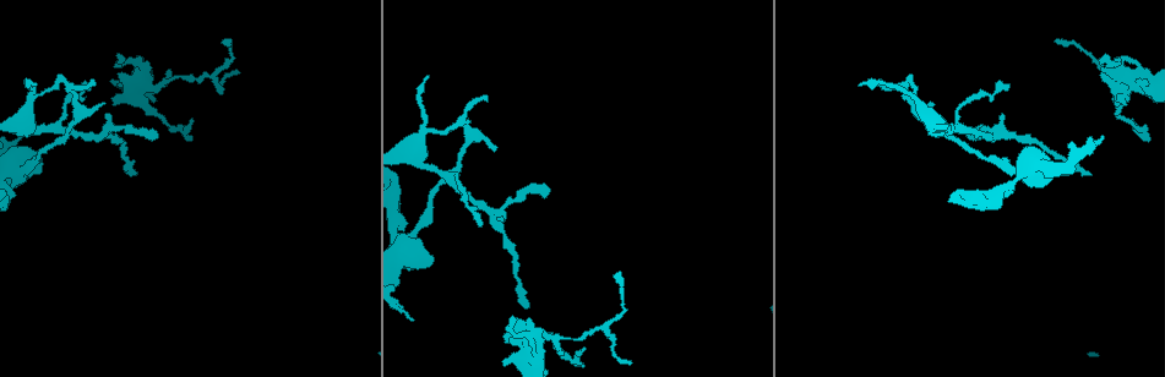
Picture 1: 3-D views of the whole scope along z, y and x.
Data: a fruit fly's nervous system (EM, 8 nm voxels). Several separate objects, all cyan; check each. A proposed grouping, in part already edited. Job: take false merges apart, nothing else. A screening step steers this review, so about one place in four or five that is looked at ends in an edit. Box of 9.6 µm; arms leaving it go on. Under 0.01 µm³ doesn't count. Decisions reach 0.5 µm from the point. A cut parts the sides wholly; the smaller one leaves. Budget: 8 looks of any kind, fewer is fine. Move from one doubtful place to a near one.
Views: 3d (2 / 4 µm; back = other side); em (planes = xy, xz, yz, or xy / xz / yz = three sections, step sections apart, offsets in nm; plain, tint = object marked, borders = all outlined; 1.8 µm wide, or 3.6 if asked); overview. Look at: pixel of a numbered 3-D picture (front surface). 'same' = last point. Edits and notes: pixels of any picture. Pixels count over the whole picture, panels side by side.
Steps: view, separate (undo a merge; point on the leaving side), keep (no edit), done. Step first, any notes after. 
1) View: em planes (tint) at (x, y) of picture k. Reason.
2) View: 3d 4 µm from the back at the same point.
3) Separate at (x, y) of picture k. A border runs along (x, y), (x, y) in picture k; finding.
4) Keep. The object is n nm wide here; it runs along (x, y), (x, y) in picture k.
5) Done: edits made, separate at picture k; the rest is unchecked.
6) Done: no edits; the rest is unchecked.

View: em 3.6 µm xy step 4 (plain) at (406, 242) of picture 1. A fork.

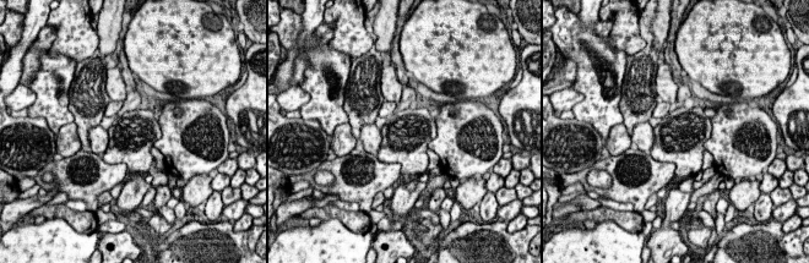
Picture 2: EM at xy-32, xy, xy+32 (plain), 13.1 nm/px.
View: em 3.6 µm xy step 4 (tint) at the same point.

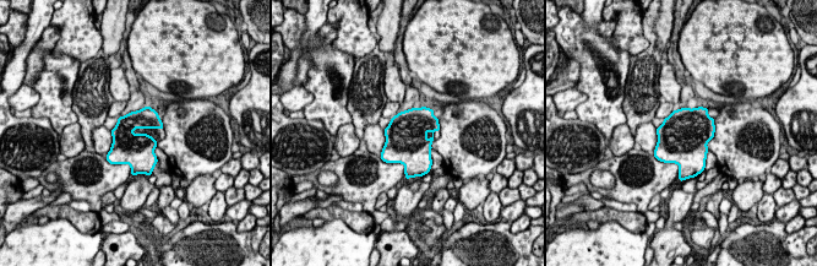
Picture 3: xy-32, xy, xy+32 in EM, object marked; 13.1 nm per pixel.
Keep. One neuron here.

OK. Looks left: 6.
View: 3d 2 µm at (138, 80) of picture 1. Abrupt turn.

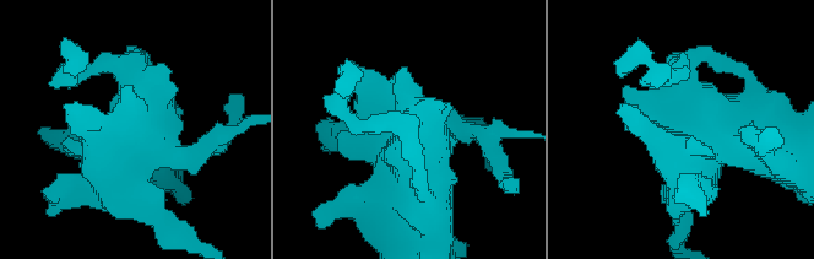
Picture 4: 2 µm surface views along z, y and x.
View: em planes (plain) at (706, 139) of picture 4. Shape alone is not enough.

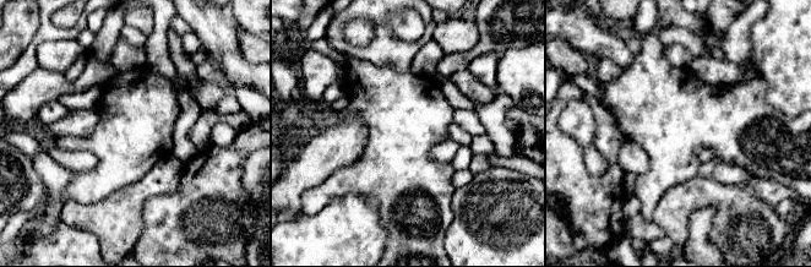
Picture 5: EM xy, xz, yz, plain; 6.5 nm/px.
View: em planes (tint) at the same point.

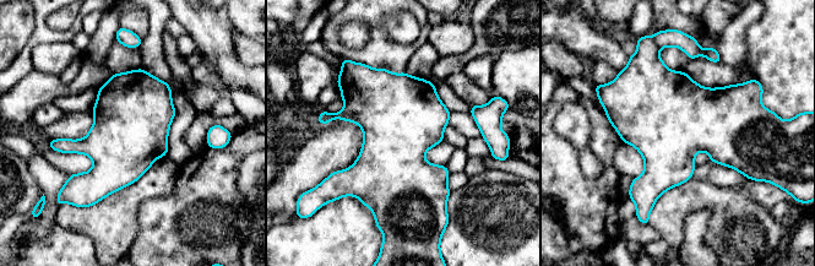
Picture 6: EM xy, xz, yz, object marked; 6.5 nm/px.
Keep. Continuous, no second neuron.

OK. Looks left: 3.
View: em planes (plain) at (603, 326) of picture 1. Sharp bend.

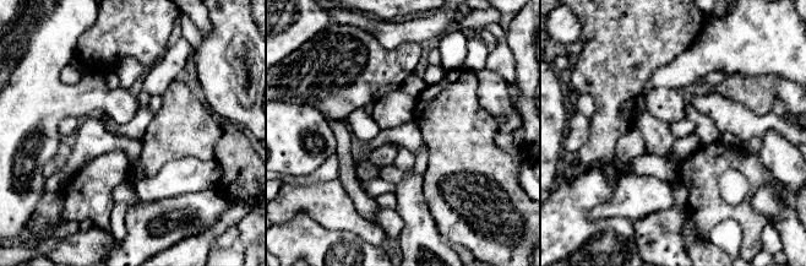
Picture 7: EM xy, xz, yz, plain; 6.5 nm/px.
View: em planes (tint) at the same point.

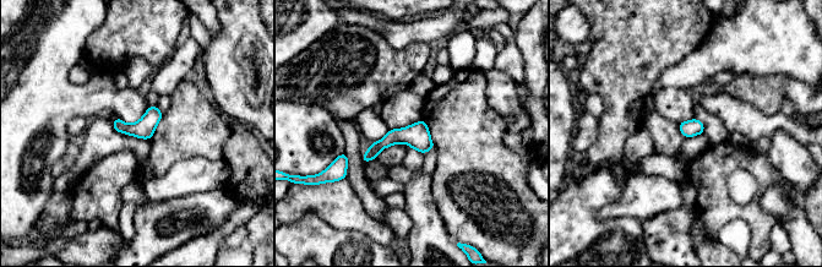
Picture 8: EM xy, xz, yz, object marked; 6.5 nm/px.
Keep. It runs along (423, 125), (365, 158) in picture 8; one neuron here.

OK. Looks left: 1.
View: em planes (borders) at (491, 212) of picture 1. Side arm on a straight run.

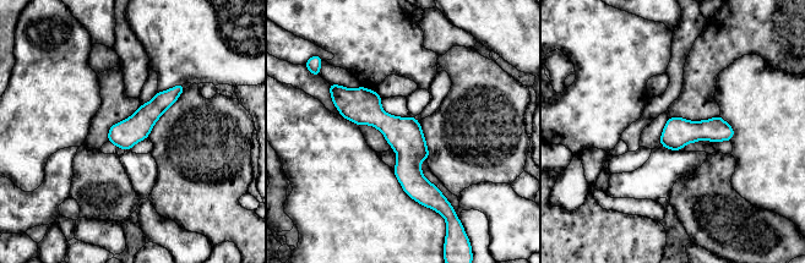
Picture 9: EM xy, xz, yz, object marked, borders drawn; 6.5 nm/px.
Keep. It runs along (344, 91), (408, 148), (429, 202) in picture 9; continuous, no second neuron.

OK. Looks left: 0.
Done: no edits; the rest is unchecked.

